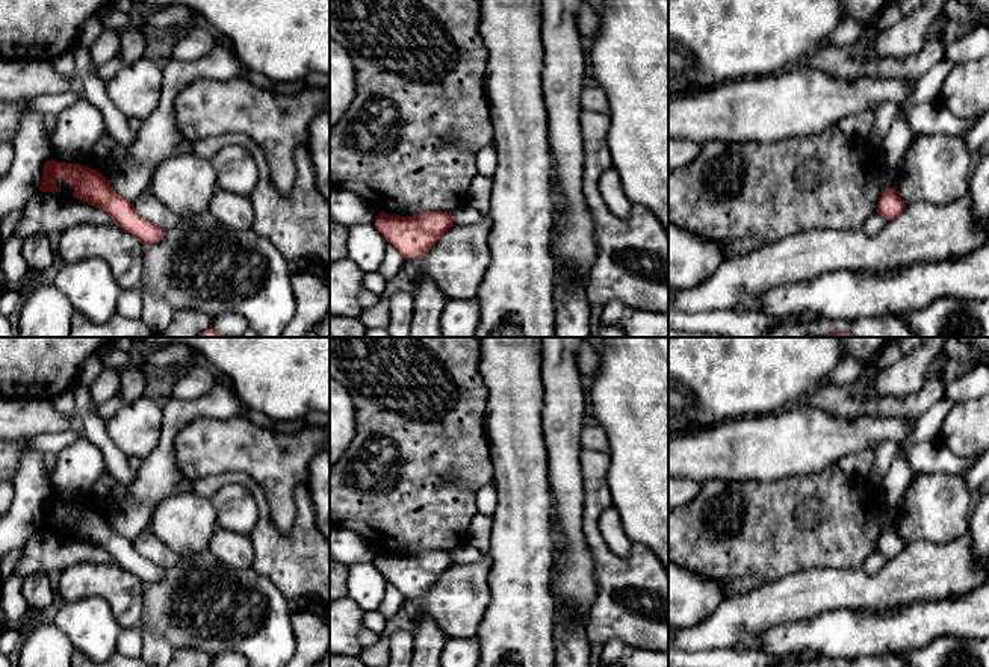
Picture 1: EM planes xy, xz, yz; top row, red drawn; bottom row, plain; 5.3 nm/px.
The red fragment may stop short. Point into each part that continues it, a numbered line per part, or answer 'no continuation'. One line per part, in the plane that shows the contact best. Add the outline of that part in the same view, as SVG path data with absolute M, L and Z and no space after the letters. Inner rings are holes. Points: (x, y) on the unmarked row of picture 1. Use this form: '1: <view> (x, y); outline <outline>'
no continuation

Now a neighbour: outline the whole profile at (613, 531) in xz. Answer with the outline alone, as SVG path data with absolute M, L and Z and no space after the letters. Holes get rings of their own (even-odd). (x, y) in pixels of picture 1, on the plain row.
M611 508L602 519L602 535L608 548L619 557L629 557L632 541L628 538L620 513Z

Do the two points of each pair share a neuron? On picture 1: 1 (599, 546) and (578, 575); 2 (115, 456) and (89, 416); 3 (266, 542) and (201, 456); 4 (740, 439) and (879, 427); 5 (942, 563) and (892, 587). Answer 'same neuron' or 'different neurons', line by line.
1: different neurons
2: same neuron
3: different neurons
4: same neuron
5: same neuron

